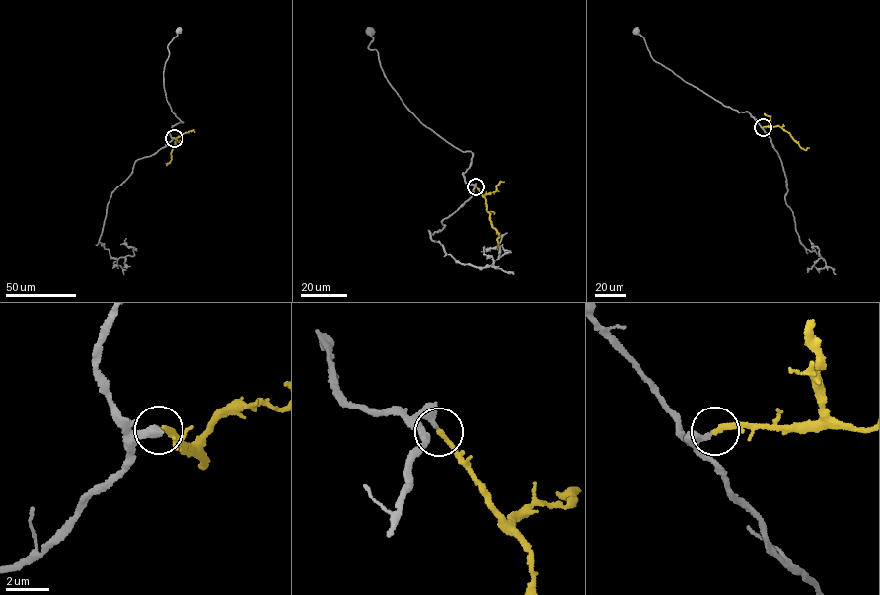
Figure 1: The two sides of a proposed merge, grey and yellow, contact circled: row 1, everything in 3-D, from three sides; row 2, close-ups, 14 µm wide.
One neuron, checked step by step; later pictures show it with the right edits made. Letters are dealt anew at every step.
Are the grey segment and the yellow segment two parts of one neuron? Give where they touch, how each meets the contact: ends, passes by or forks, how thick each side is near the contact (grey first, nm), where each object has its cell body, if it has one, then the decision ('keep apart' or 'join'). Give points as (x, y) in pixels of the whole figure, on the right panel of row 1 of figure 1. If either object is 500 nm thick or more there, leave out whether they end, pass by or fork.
at (763, 127); grey ends there; yellow ends there; 260 nm thick on the grey side, 220 nm on the other; cell body of grey at (635, 31); no cell body on yellow; join

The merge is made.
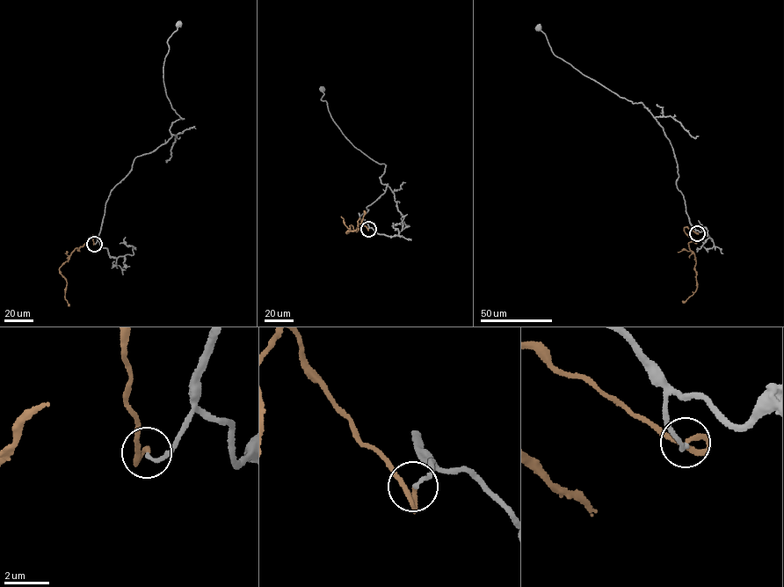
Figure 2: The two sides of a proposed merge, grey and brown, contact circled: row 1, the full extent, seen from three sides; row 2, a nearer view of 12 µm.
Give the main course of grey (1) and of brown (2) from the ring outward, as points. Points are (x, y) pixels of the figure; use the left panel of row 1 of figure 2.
1: (94, 243), (111, 191), (184, 119), (163, 81), (168, 39), (178, 24)
2: (94, 243), (92, 235), (84, 245), (75, 249), (60, 267), (60, 273), (66, 280), (65, 299), (68, 304)

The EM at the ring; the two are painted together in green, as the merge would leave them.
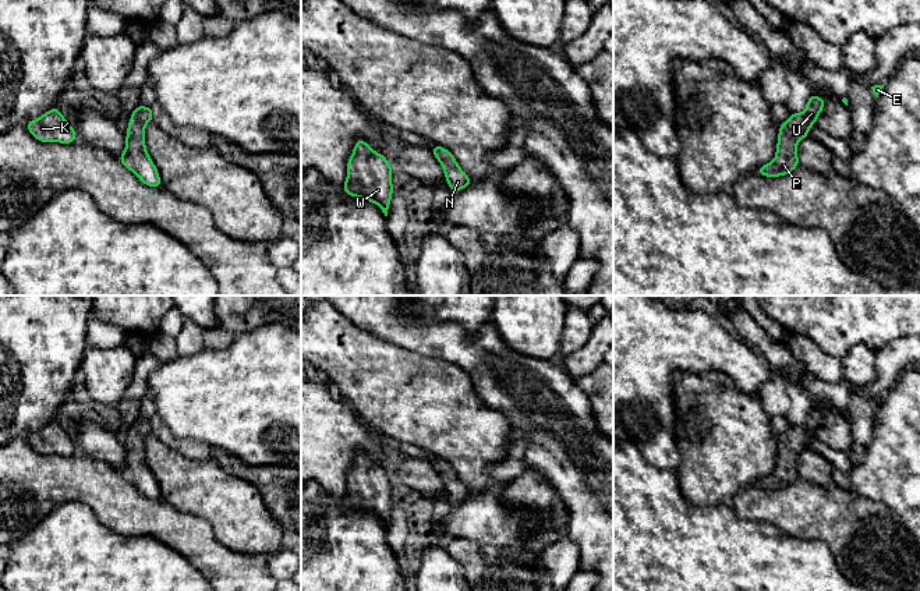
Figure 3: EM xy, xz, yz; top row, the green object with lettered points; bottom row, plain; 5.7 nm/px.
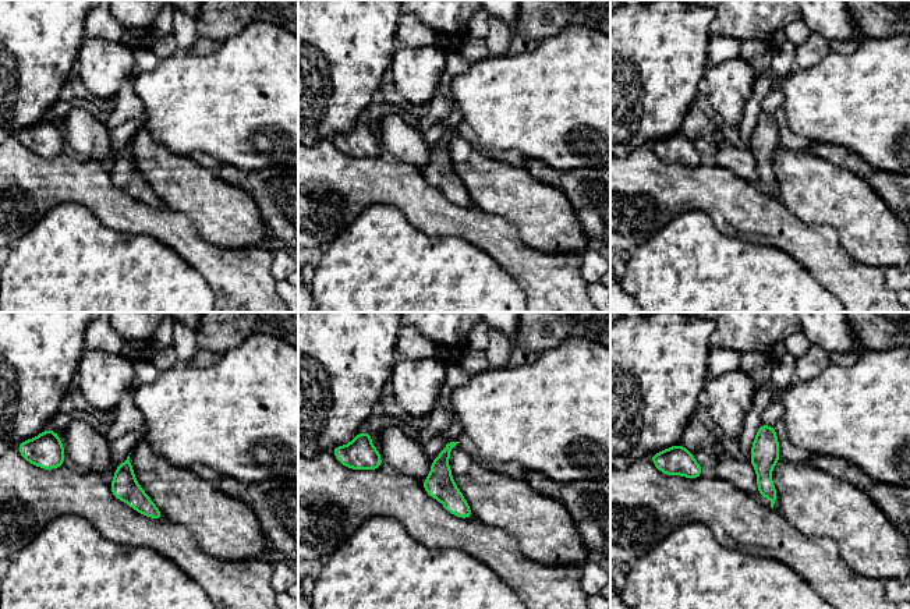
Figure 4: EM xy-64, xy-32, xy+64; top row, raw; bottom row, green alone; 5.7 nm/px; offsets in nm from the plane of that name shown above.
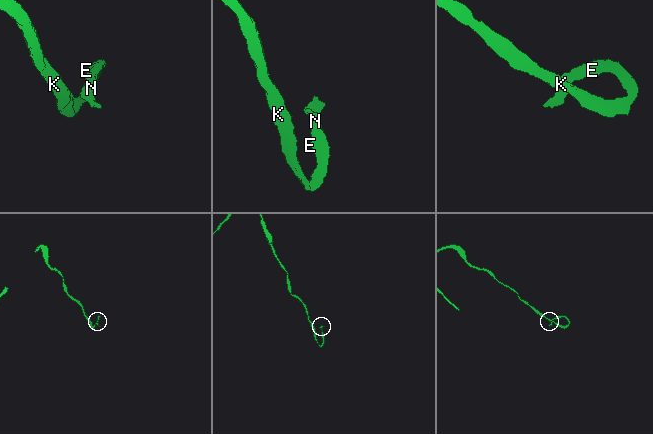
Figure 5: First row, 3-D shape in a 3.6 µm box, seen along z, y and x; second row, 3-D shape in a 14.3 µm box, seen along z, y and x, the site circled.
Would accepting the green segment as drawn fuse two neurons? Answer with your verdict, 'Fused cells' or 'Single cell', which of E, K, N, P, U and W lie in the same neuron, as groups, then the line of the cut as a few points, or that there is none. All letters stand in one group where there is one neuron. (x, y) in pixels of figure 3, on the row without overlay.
Single cell. Groups: E K N P U W. No split

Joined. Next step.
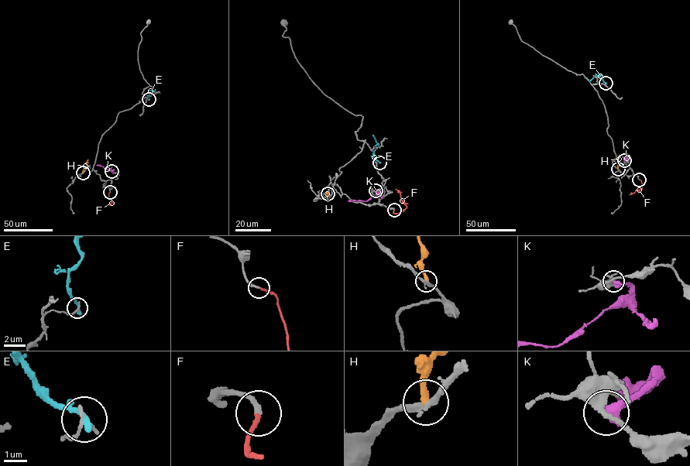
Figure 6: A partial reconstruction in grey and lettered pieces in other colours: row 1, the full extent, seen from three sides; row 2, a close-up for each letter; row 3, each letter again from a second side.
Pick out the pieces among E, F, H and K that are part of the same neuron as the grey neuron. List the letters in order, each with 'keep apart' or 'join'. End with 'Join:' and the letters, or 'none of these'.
E: keep apart
F: join
H: keep apart
K: keep apart
Join: F

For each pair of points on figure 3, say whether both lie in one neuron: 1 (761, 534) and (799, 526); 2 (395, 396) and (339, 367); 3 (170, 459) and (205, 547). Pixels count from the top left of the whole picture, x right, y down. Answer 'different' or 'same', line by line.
1: different
2: same
3: different

